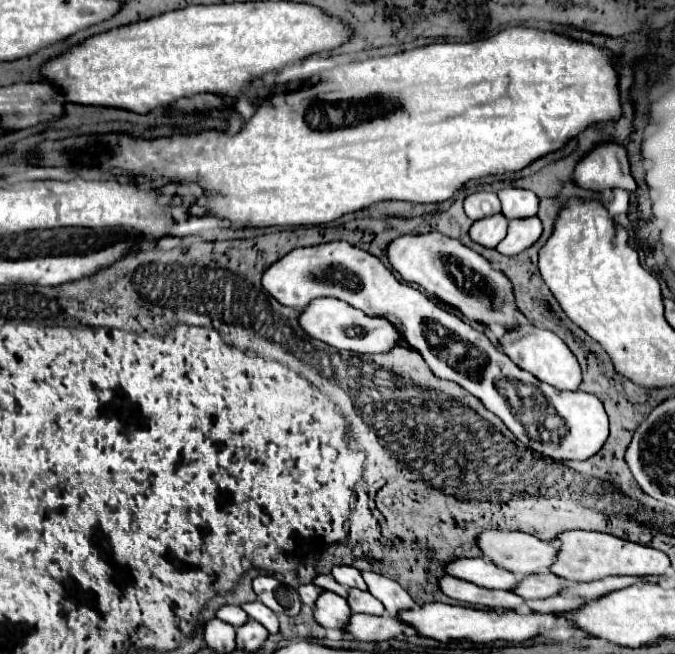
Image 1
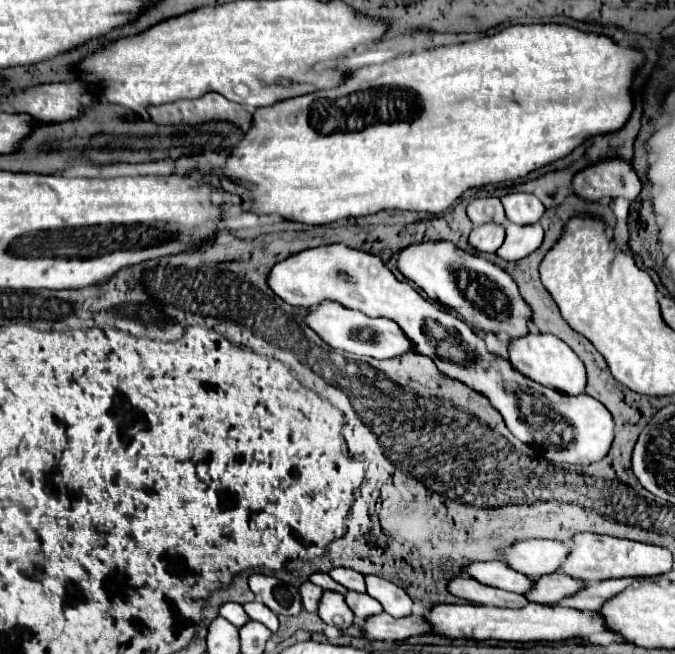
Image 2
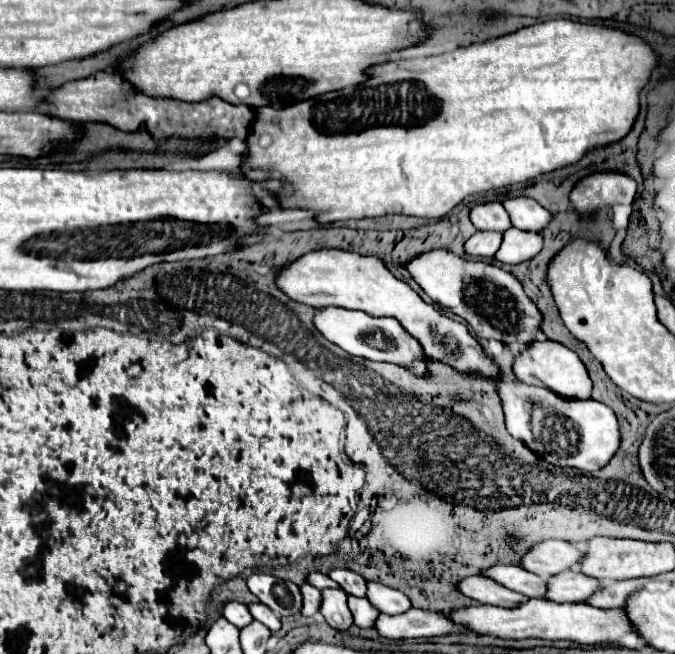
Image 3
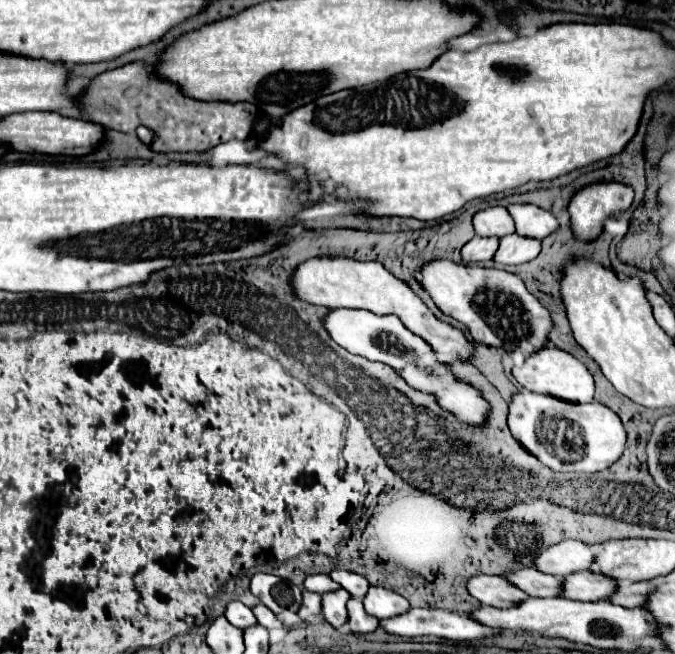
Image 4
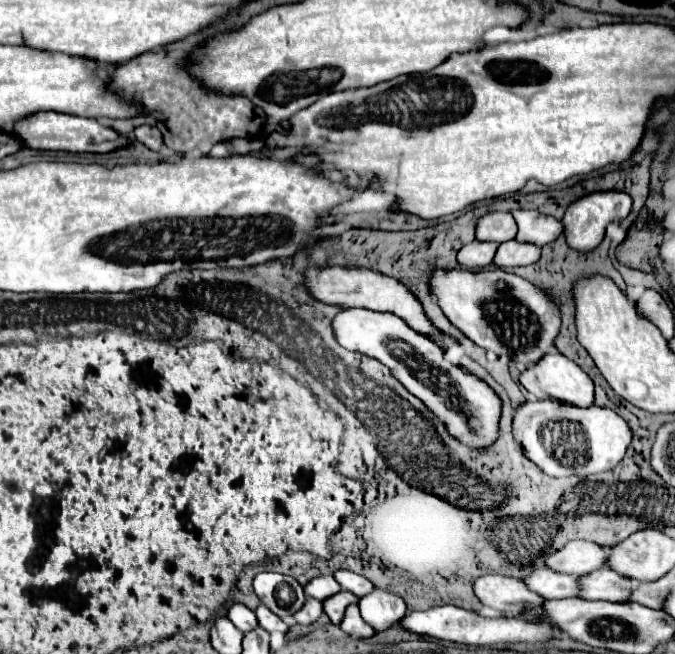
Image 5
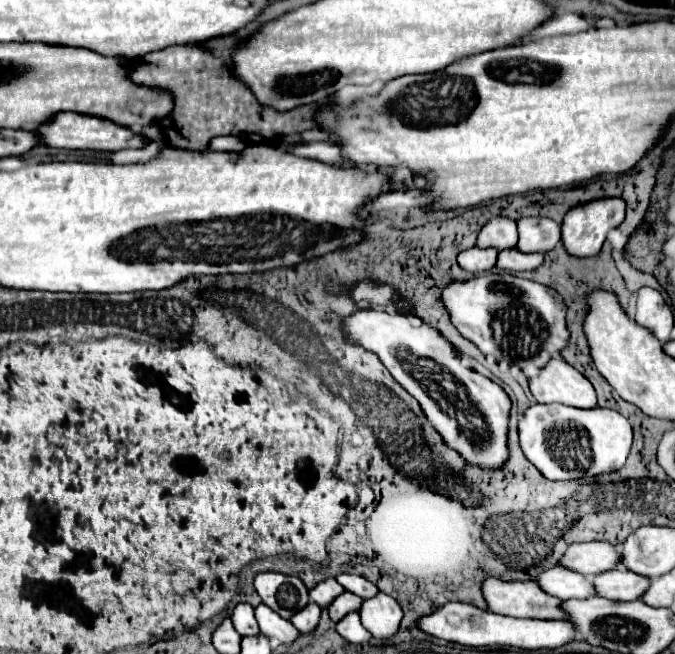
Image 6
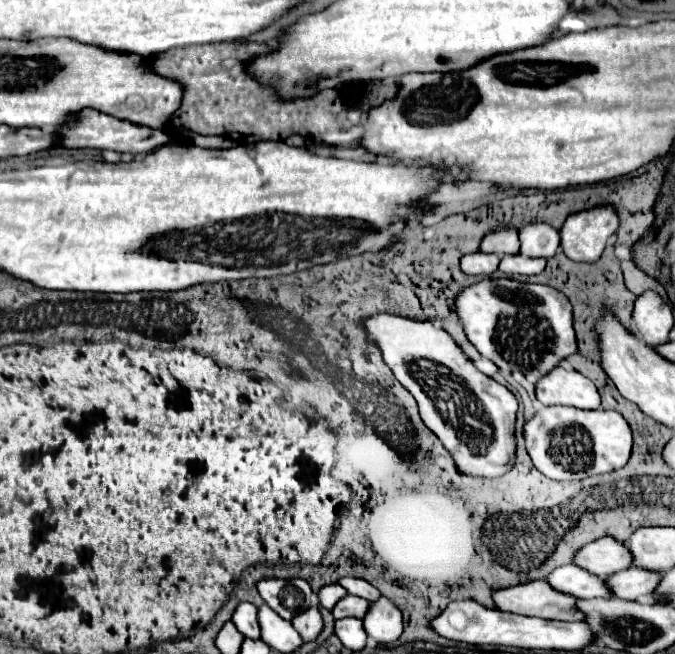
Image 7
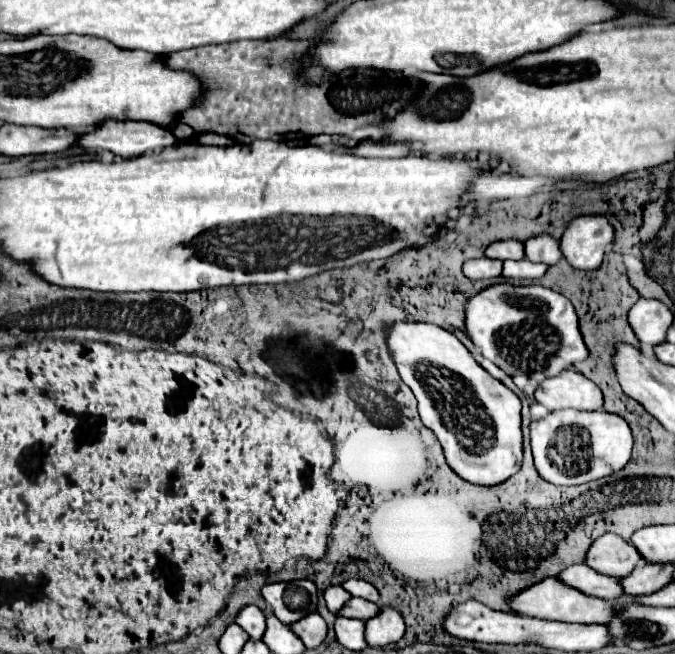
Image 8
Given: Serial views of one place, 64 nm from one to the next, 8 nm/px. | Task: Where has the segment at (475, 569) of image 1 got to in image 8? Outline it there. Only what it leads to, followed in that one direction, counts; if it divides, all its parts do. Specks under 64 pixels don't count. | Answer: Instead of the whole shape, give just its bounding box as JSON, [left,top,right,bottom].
[556,564,622,600]

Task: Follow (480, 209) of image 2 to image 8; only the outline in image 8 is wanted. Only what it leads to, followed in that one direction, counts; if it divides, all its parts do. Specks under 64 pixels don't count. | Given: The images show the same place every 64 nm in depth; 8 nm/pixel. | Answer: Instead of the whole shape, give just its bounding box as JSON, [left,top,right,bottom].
[486,240,524,260]

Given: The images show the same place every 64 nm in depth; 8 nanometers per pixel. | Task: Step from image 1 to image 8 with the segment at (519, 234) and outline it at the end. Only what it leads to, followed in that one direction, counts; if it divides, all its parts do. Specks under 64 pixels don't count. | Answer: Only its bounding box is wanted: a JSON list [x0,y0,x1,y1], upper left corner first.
[502,258,546,278]

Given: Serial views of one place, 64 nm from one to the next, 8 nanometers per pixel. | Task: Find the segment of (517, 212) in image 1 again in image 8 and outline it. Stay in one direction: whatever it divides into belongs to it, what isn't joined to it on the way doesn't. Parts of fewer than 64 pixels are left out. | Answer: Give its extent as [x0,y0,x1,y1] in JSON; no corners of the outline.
[524,232,562,266]

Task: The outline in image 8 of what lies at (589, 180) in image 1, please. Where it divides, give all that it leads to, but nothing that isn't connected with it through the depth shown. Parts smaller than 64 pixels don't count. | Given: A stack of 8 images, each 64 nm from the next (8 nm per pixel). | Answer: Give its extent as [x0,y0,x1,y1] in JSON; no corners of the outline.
[560,216,614,270]

